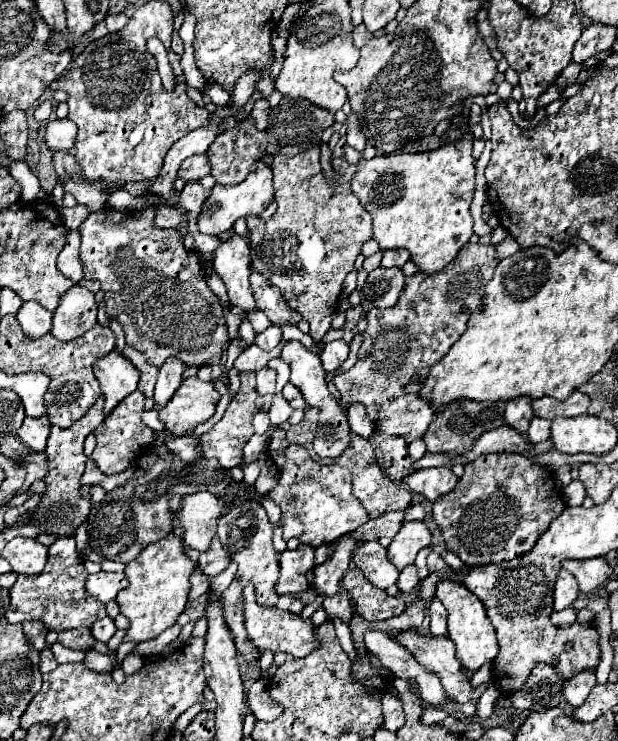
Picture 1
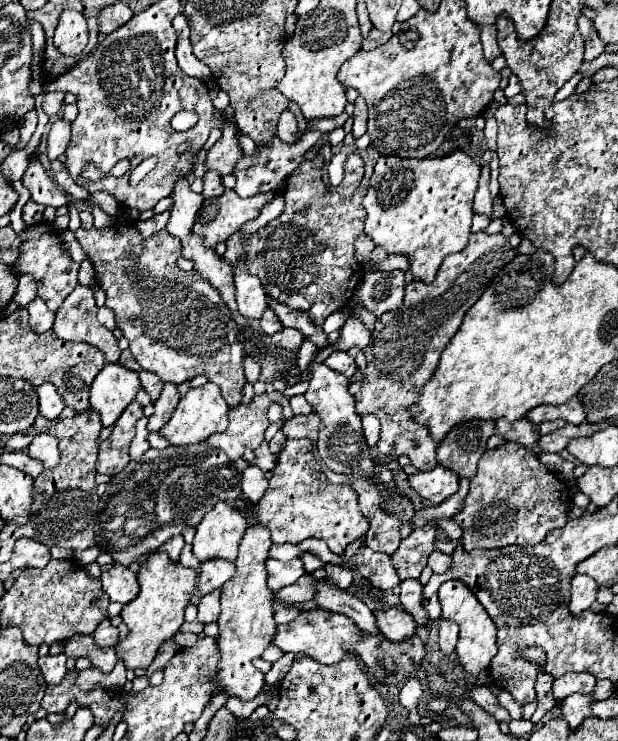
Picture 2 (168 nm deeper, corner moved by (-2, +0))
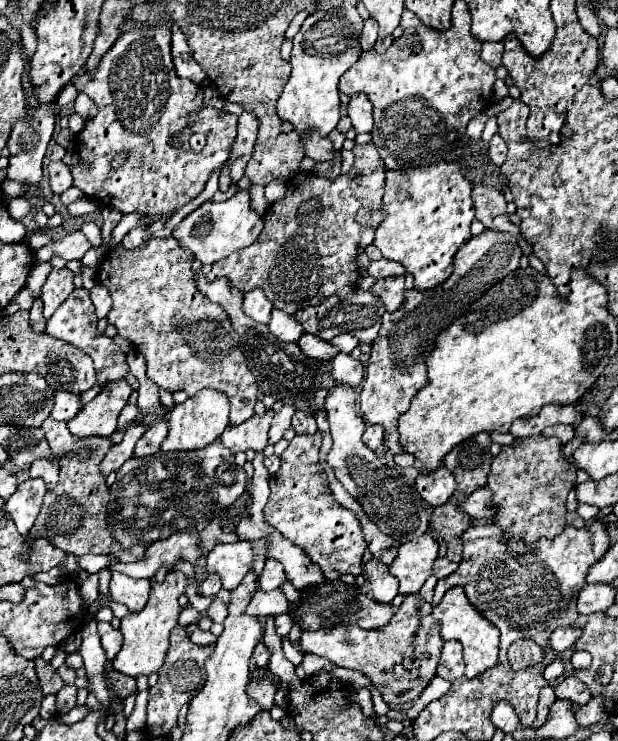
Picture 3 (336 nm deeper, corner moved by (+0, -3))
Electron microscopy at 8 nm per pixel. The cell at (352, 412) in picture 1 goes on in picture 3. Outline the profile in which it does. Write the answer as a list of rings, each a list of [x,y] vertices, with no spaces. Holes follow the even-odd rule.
[[[367,425],[365,433],[363,433],[363,443],[371,451],[375,451],[383,443],[383,429],[381,429],[381,425]]]

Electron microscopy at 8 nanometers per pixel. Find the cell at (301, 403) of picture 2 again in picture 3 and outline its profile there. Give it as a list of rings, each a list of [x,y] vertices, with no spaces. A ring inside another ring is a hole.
[[[297,411],[293,415],[293,429],[297,433],[317,433],[317,425],[315,425],[315,417],[311,417],[307,411]]]

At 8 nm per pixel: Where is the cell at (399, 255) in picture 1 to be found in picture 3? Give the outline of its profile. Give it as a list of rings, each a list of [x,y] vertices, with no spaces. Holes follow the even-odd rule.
[[[379,259],[379,261],[371,261],[371,265],[367,267],[367,273],[375,279],[381,277],[395,277],[395,275],[403,275],[405,267],[401,263],[389,261],[389,259]]]

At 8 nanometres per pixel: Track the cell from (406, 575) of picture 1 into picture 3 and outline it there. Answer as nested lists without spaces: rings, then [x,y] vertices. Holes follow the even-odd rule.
[[[407,595],[399,607],[399,613],[383,629],[369,631],[361,627],[325,627],[317,631],[303,631],[299,649],[315,653],[333,661],[339,667],[361,671],[381,691],[389,705],[407,705],[427,687],[435,675],[435,667],[441,655],[439,625],[431,621],[431,605],[421,595]]]

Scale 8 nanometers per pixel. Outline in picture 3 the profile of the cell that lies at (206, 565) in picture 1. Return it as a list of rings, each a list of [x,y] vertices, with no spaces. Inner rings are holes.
[[[209,573],[207,579],[203,583],[199,583],[199,587],[197,587],[199,595],[209,595],[209,597],[217,595],[219,591],[221,591],[221,579],[217,577],[217,573]]]

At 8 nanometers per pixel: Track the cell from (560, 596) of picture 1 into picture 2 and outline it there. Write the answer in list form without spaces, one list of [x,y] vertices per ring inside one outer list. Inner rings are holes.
[[[581,574],[573,576],[573,580],[571,580],[571,604],[569,604],[571,614],[581,614],[583,610],[587,610],[597,600],[597,592],[599,592],[599,586],[593,578],[581,576]]]

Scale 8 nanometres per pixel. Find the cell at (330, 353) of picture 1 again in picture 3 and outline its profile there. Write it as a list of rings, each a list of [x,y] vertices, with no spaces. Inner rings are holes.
[[[337,353],[333,357],[333,379],[337,383],[347,383],[357,387],[363,381],[363,363],[359,359],[353,359],[347,353]]]

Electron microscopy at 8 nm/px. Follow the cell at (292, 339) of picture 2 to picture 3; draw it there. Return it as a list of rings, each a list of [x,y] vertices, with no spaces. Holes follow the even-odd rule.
[[[307,333],[299,337],[297,345],[305,353],[305,357],[311,357],[311,359],[333,359],[339,353],[339,349],[333,347],[331,343],[325,343],[319,337],[313,337]]]

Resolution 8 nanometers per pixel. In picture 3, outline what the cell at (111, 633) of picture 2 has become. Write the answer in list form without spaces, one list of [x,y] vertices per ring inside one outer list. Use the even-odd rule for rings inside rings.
[[[97,623],[97,629],[99,629],[99,635],[101,635],[101,645],[107,653],[107,659],[111,661],[123,645],[123,635],[121,635],[121,631],[113,629],[111,623]]]

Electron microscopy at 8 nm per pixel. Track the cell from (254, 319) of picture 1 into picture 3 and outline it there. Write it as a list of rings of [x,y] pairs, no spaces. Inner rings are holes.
[[[273,309],[271,313],[271,321],[269,321],[269,331],[283,343],[291,343],[297,341],[297,337],[301,337],[303,329],[301,325],[287,313],[281,313],[277,309]]]

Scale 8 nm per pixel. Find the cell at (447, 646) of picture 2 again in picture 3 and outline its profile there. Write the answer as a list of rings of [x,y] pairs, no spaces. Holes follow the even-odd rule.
[[[445,641],[441,659],[439,659],[439,667],[437,667],[437,675],[447,681],[455,681],[463,677],[463,657],[461,657],[459,641]]]

